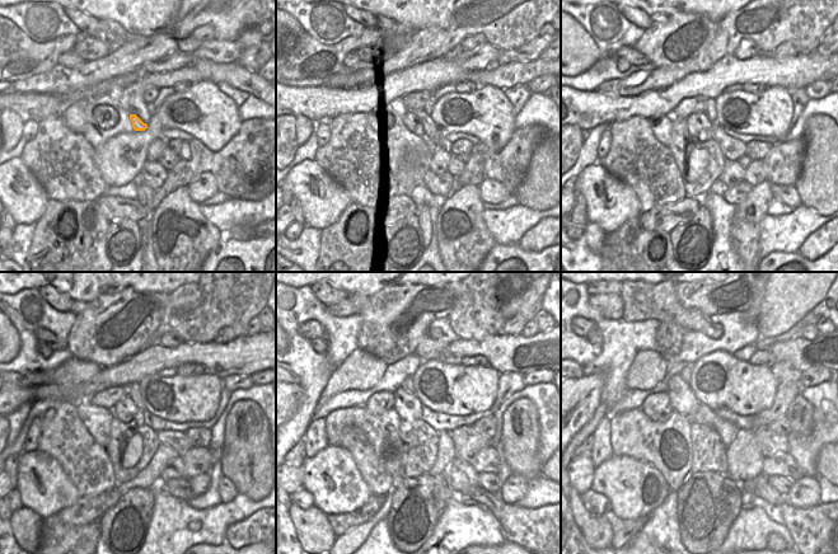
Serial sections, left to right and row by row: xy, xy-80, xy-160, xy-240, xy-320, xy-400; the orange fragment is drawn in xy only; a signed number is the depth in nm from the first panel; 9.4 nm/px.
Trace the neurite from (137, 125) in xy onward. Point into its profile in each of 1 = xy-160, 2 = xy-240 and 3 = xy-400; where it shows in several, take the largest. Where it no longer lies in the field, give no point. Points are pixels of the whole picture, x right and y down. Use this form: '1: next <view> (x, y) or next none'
1: next xy-160 (698, 125)
2: next xy-240 (125, 409)
3: next xy-400 (683, 400)

